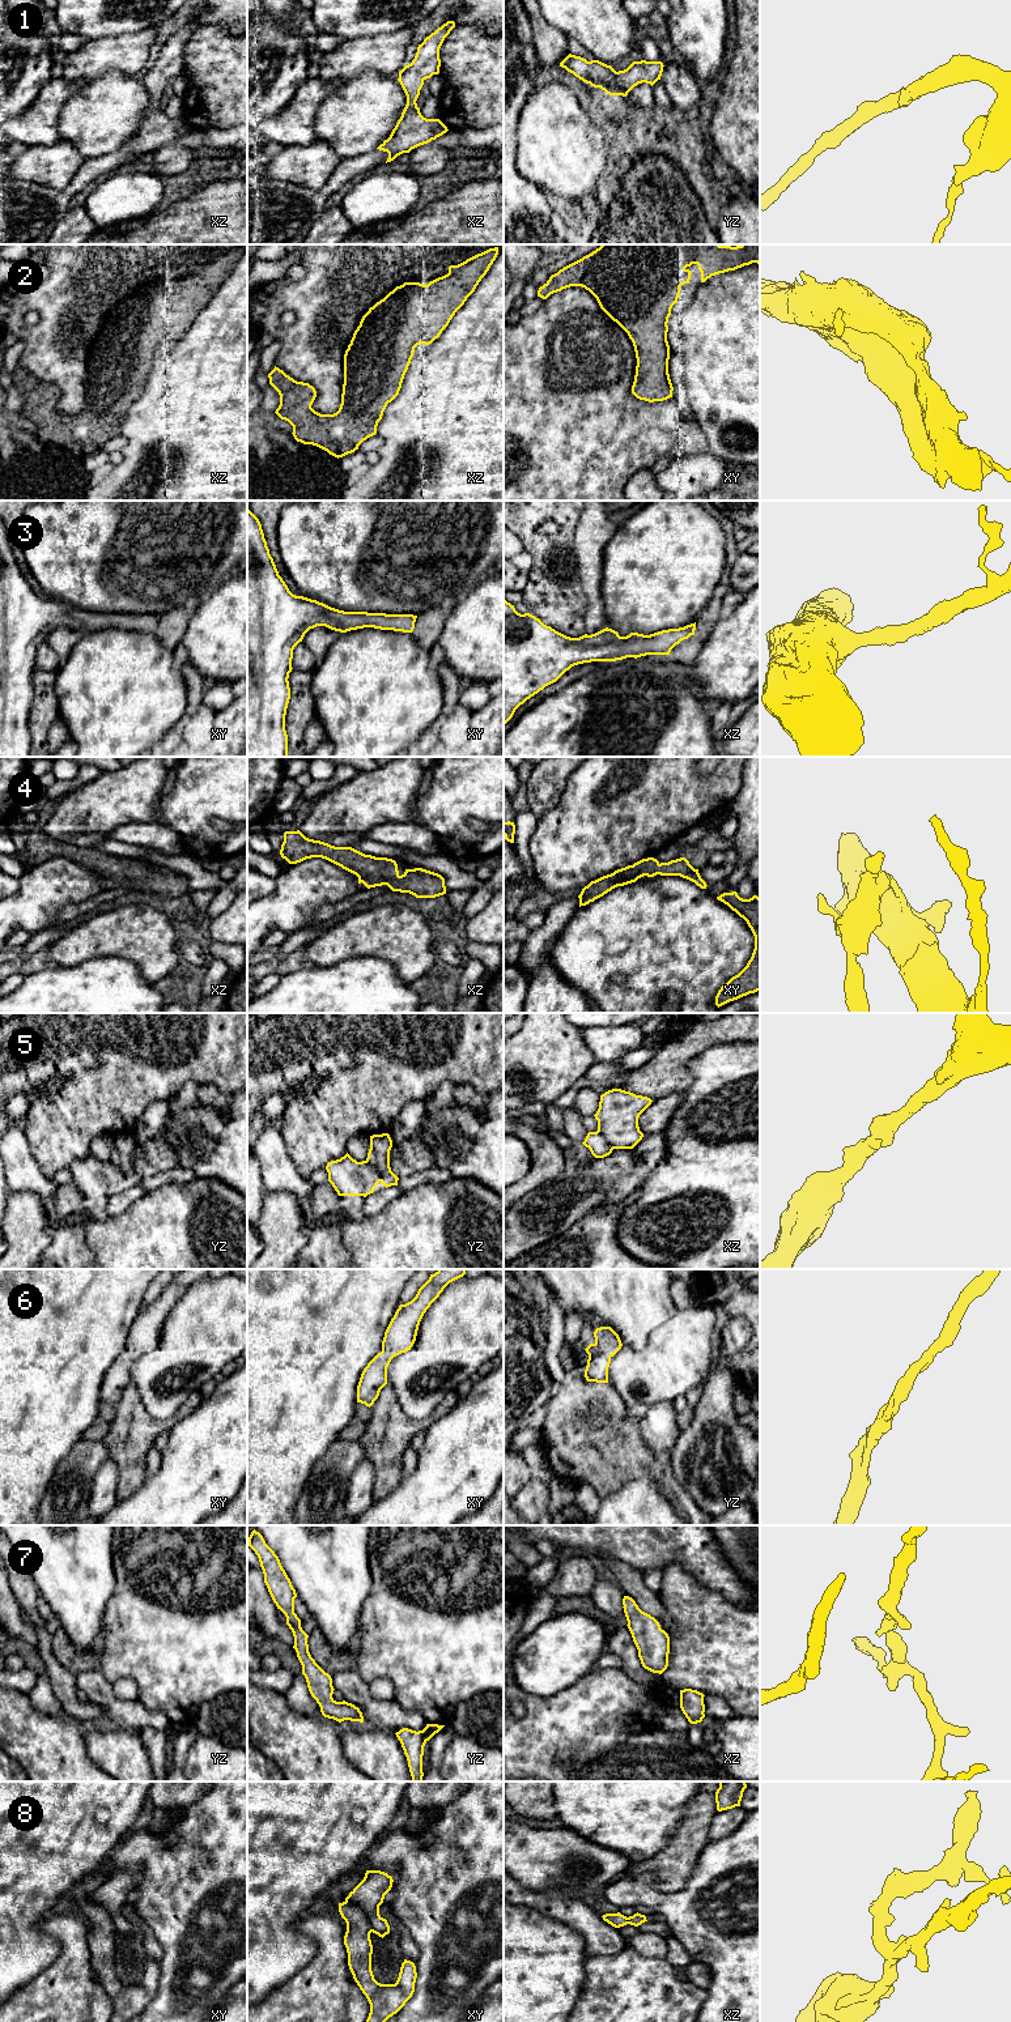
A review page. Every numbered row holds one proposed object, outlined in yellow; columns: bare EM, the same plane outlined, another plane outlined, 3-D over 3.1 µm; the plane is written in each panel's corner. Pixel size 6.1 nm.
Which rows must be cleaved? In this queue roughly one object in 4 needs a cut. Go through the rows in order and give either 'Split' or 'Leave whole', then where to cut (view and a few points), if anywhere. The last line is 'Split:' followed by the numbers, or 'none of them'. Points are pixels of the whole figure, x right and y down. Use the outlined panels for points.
1: Leave whole. No split
2: Leave whole. No split
3: Leave whole. No split
4: Leave whole. No split
5: Leave whole. No split
6: Leave whole. No split
7: Leave whole. No split
8: Split. Split along xy (345, 1901), (357, 1905), (362, 1910), (372, 1931)
Split: 8

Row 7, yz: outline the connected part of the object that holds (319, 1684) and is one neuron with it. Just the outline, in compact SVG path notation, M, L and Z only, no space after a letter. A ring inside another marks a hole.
M255 1529L248 1537L248 1546L259 1558L264 1574L264 1583L273 1602L286 1617L286 1625L294 1636L293 1648L302 1665L302 1674L306 1678L311 1697L320 1707L322 1715L339 1723L344 1720L364 1723L364 1716L358 1707L345 1700L336 1702L332 1698L335 1689L332 1686L331 1676L311 1657L307 1644L309 1635L302 1630L301 1619L294 1613L294 1599L297 1597L297 1593L283 1568L279 1557Z

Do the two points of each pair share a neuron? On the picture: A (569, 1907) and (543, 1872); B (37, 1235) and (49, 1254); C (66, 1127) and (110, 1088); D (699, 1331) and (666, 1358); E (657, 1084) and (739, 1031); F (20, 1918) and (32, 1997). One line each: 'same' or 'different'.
A: different
B: different
C: same
D: same
E: same
F: different

